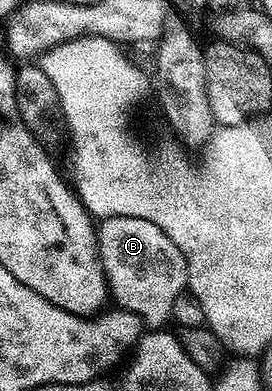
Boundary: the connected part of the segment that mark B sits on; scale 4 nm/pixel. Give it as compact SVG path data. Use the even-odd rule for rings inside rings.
M113 216L98 223L99 259L107 276L110 295L120 307L133 312L144 327L163 328L172 321L173 304L187 290L187 255L144 218Z

